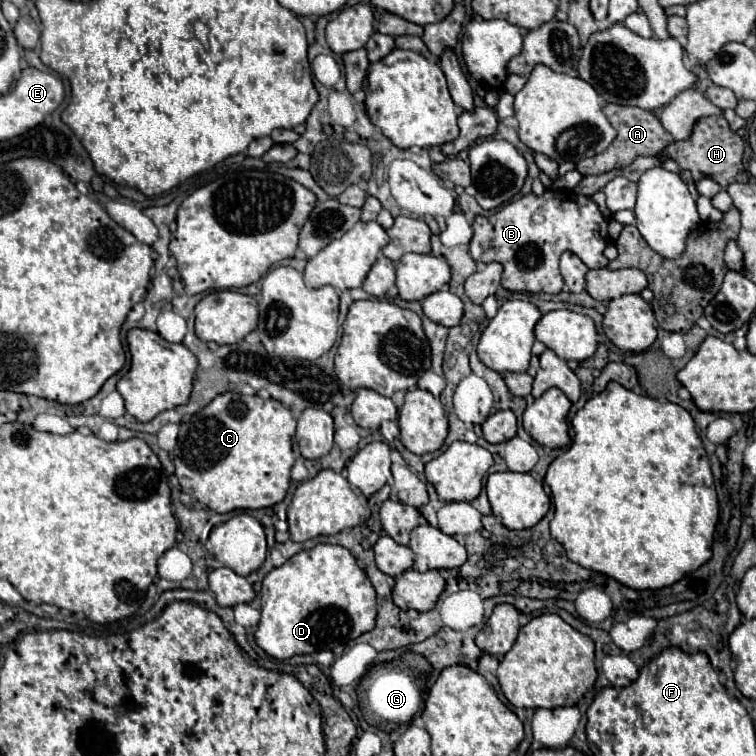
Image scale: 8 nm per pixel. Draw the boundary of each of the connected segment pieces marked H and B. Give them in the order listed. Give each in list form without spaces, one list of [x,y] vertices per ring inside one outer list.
[[[711,115],[711,117],[703,117],[703,119],[695,121],[691,137],[687,141],[671,143],[669,147],[665,147],[665,151],[661,155],[675,159],[681,169],[689,169],[693,173],[695,181],[699,181],[703,177],[711,177],[725,189],[725,185],[749,181],[749,175],[743,167],[743,149],[745,149],[745,141],[729,129],[725,117]]]
[[[547,189],[541,197],[529,193],[489,215],[479,215],[473,221],[473,231],[475,235],[469,243],[471,257],[483,263],[501,263],[501,285],[509,291],[559,293],[563,287],[559,257],[563,251],[575,253],[589,269],[603,269],[609,263],[603,255],[609,241],[607,219],[591,197],[575,195],[573,191]]]

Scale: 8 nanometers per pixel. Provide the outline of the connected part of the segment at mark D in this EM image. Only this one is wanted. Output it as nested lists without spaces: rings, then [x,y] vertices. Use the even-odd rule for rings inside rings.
[[[317,545],[265,575],[257,645],[275,659],[347,645],[376,624],[377,595],[357,559],[341,545]]]

